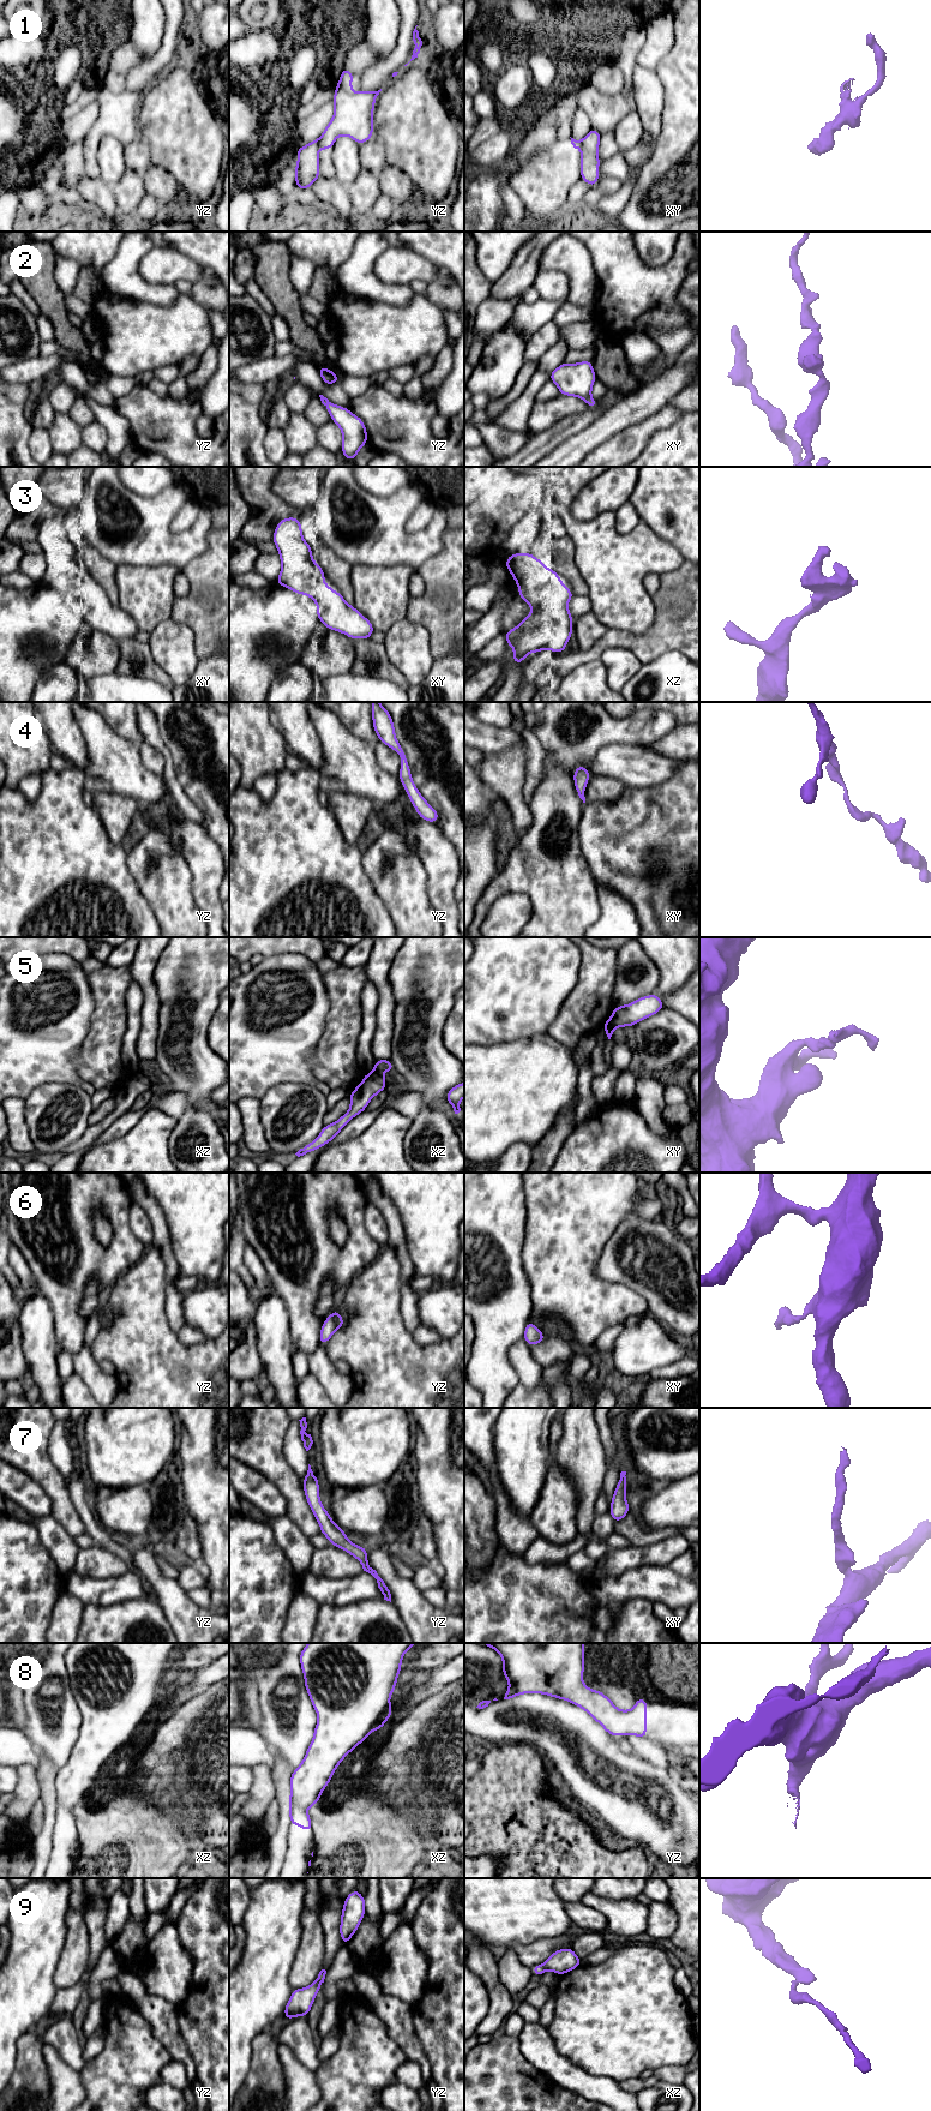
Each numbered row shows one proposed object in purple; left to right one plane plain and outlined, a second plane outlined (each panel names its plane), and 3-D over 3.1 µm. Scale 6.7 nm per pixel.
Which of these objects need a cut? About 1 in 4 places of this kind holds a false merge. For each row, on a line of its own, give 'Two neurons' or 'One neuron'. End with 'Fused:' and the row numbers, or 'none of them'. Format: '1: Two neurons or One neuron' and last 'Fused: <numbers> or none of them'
1: Two neurons
2: One neuron
3: One neuron
4: One neuron
5: Two neurons
6: One neuron
7: One neuron
8: One neuron
9: Two neurons
Fused: 1, 5, 9

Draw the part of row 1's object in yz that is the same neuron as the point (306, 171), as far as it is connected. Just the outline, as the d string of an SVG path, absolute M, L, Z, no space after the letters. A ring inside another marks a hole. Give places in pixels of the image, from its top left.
M319 139L312 140L302 148L296 148L298 163L295 166L295 188L308 190L320 178L318 160Z

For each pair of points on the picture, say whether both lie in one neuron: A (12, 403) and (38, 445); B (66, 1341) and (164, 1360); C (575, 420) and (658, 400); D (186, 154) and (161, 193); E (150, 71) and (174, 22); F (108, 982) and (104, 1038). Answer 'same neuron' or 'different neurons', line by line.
A: different neurons
B: different neurons
C: same neuron
D: different neurons
E: same neuron
F: same neuron

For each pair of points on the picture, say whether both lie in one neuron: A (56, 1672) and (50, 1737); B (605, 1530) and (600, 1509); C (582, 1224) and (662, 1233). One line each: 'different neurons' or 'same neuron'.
A: same neuron
B: same neuron
C: different neurons

